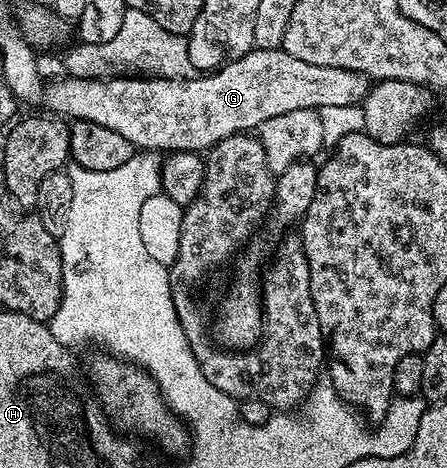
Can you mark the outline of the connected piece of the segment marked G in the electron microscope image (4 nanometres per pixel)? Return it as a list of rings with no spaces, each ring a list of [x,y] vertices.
[[[253,48],[248,53],[243,54],[242,57],[225,61],[219,68],[213,69],[208,73],[212,74],[204,74],[201,78],[193,76],[182,79],[162,78],[159,76],[112,76],[105,80],[104,78],[69,78],[61,76],[57,82],[52,82],[49,86],[47,83],[43,87],[42,106],[48,109],[45,111],[51,112],[56,116],[63,116],[68,120],[93,122],[94,124],[102,124],[106,128],[114,128],[114,132],[118,132],[118,136],[126,136],[126,140],[130,140],[132,147],[140,152],[175,152],[177,150],[204,152],[214,144],[226,140],[226,136],[255,131],[266,120],[270,120],[270,116],[282,116],[286,112],[294,112],[295,110],[319,111],[320,107],[324,105],[359,106],[368,94],[370,85],[370,79],[367,74],[350,72],[350,68],[322,68],[322,64],[306,64],[306,60],[298,60],[298,56],[290,56],[290,52],[286,52],[282,48],[278,50],[258,50]]]

